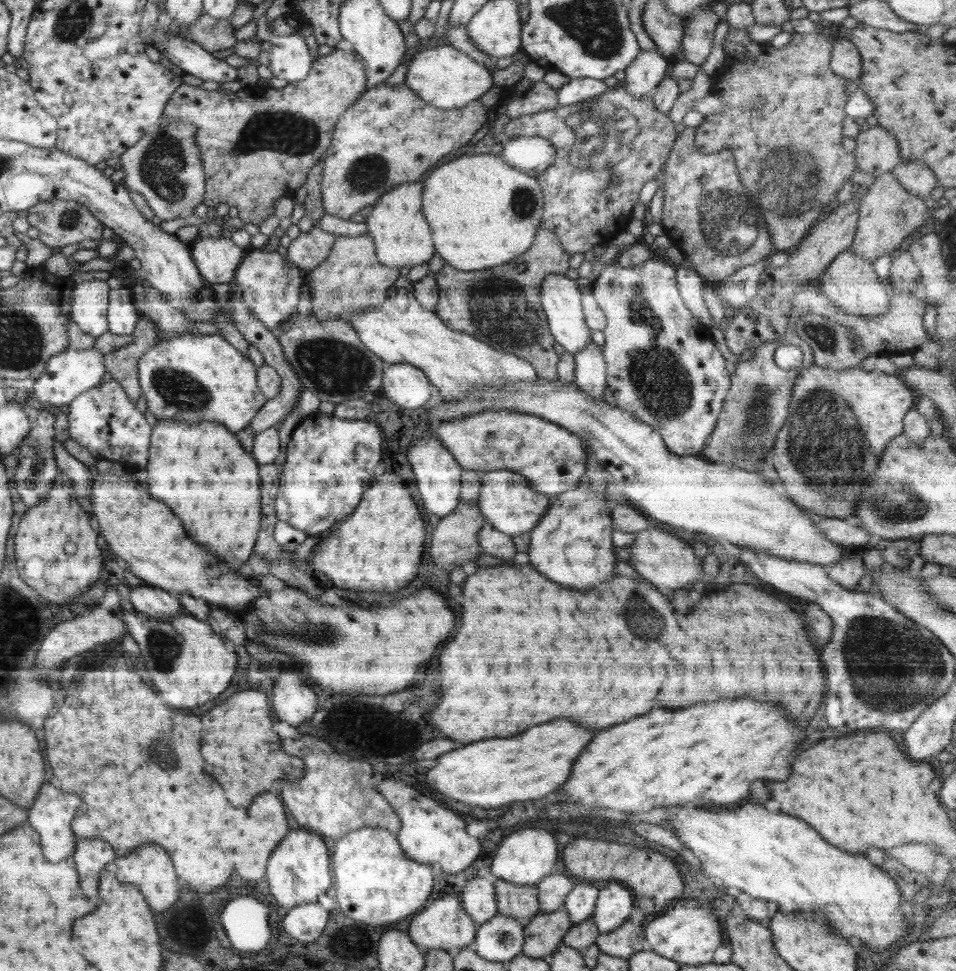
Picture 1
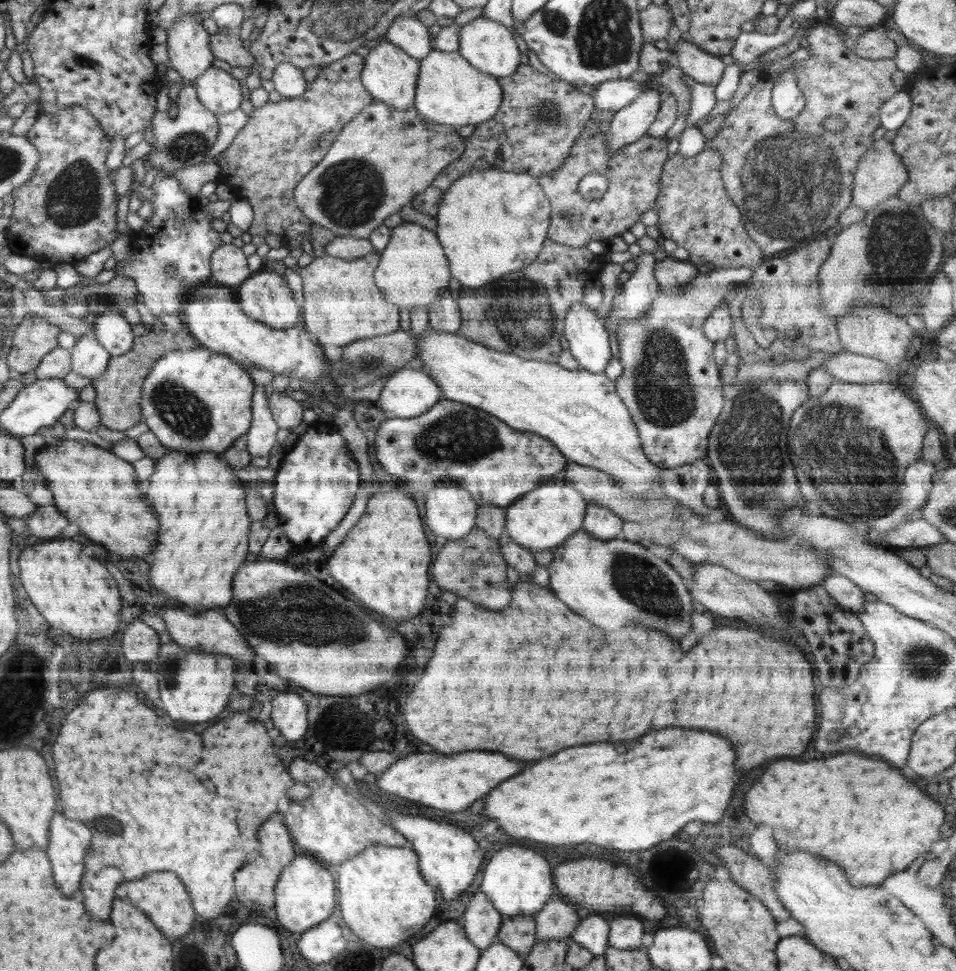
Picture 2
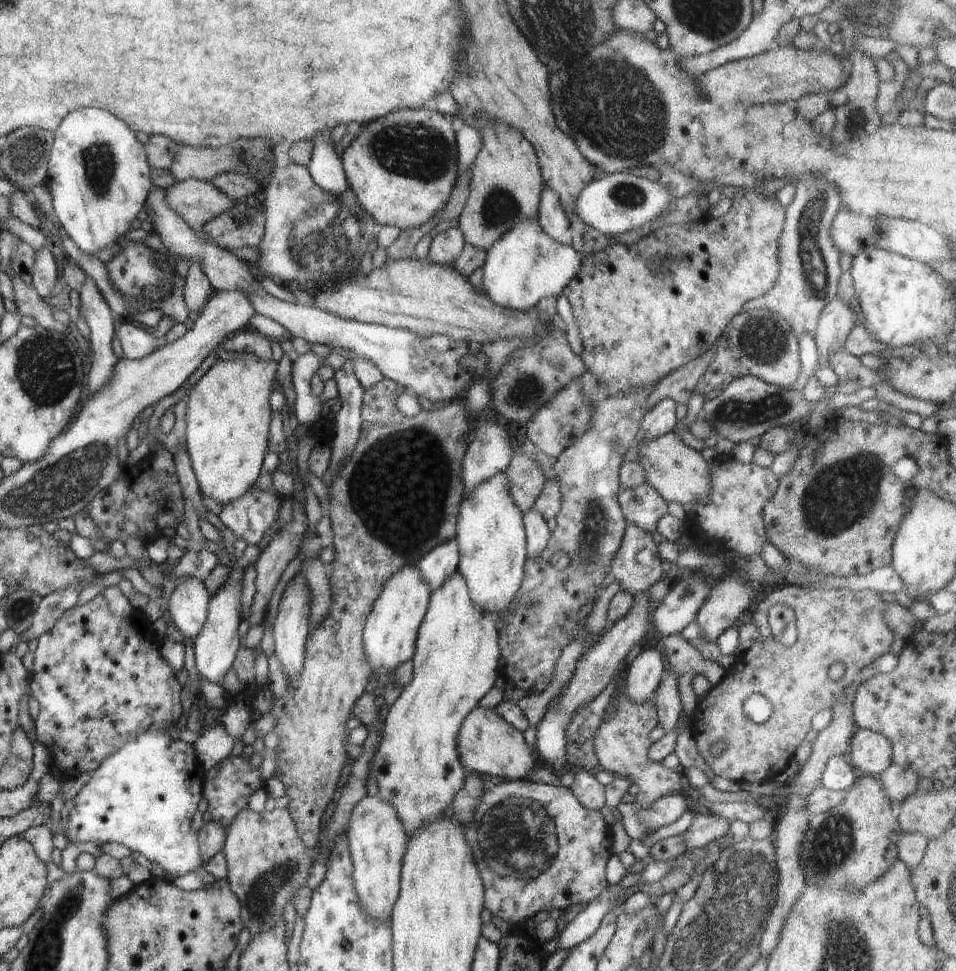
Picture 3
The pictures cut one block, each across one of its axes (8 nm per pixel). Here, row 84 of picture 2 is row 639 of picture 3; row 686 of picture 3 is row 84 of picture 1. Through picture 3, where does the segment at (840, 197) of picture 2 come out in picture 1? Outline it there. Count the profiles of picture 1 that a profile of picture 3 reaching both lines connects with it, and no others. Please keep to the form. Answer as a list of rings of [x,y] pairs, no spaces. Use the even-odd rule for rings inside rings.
[[[729,24],[728,36],[723,43],[724,64],[714,75],[711,94],[716,95],[725,107],[705,116],[695,128],[695,147],[702,154],[731,150],[735,158],[740,183],[745,188],[745,198],[759,206],[772,237],[773,250],[790,251],[822,219],[824,206],[836,200],[836,193],[844,181],[857,168],[856,157],[842,147],[846,85],[861,76],[862,56],[847,39],[830,41],[820,32],[793,33],[791,41],[776,48],[770,43],[758,43],[748,37],[746,29]],[[751,100],[758,101],[758,108],[747,109]]]

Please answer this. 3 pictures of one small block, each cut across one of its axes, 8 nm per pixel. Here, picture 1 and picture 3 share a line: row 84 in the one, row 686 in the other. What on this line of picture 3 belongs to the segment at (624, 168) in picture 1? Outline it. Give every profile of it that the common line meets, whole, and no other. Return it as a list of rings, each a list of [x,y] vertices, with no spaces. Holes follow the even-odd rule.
[[[621,685],[613,696],[611,706],[605,711],[600,726],[593,736],[594,752],[598,759],[598,769],[614,776],[630,779],[639,788],[633,798],[634,806],[645,809],[665,794],[681,792],[681,782],[674,769],[668,769],[662,762],[650,760],[650,732],[659,724],[654,697],[644,702],[633,701]]]

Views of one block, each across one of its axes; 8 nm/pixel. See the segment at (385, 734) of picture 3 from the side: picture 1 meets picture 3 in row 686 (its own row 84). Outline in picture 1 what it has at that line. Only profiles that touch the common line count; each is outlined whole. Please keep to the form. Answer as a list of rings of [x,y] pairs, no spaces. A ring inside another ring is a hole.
[[[450,45],[418,52],[410,61],[404,84],[437,109],[457,109],[478,99],[493,85],[492,74],[465,52]]]

